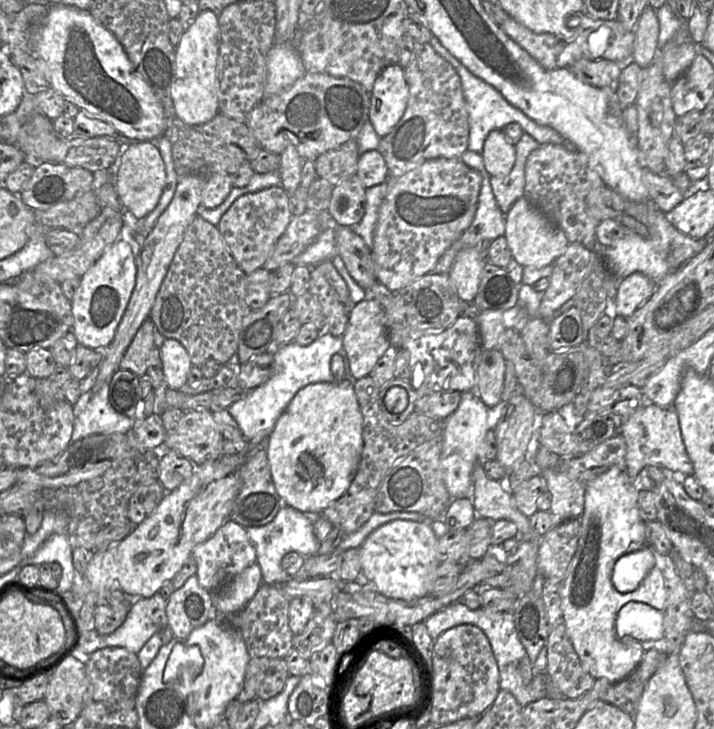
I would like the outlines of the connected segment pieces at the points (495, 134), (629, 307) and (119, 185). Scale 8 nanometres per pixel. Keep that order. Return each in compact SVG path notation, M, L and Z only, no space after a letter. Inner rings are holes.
M492 130L485 139L481 152L485 169L491 176L504 177L514 166L516 151L502 130Z
M634 272L620 279L611 313L625 318L631 316L653 295L656 287L657 284L653 280L640 272Z
M140 141L125 146L115 170L115 188L124 209L141 219L158 204L165 186L165 166L154 142Z

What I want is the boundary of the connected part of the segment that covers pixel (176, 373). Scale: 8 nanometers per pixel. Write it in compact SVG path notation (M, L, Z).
M165 338L160 347L160 354L166 386L173 390L184 387L192 367L185 347L178 340Z

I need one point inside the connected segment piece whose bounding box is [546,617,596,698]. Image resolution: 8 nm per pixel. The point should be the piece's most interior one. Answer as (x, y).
(564, 668)

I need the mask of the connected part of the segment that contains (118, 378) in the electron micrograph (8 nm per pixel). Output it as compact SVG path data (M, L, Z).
M119 368L109 382L109 402L120 414L134 417L140 397L139 377L129 370Z

